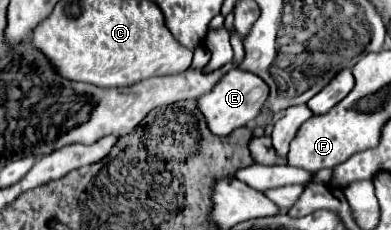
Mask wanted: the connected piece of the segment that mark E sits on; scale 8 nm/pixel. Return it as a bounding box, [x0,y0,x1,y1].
[199,68,269,136]

